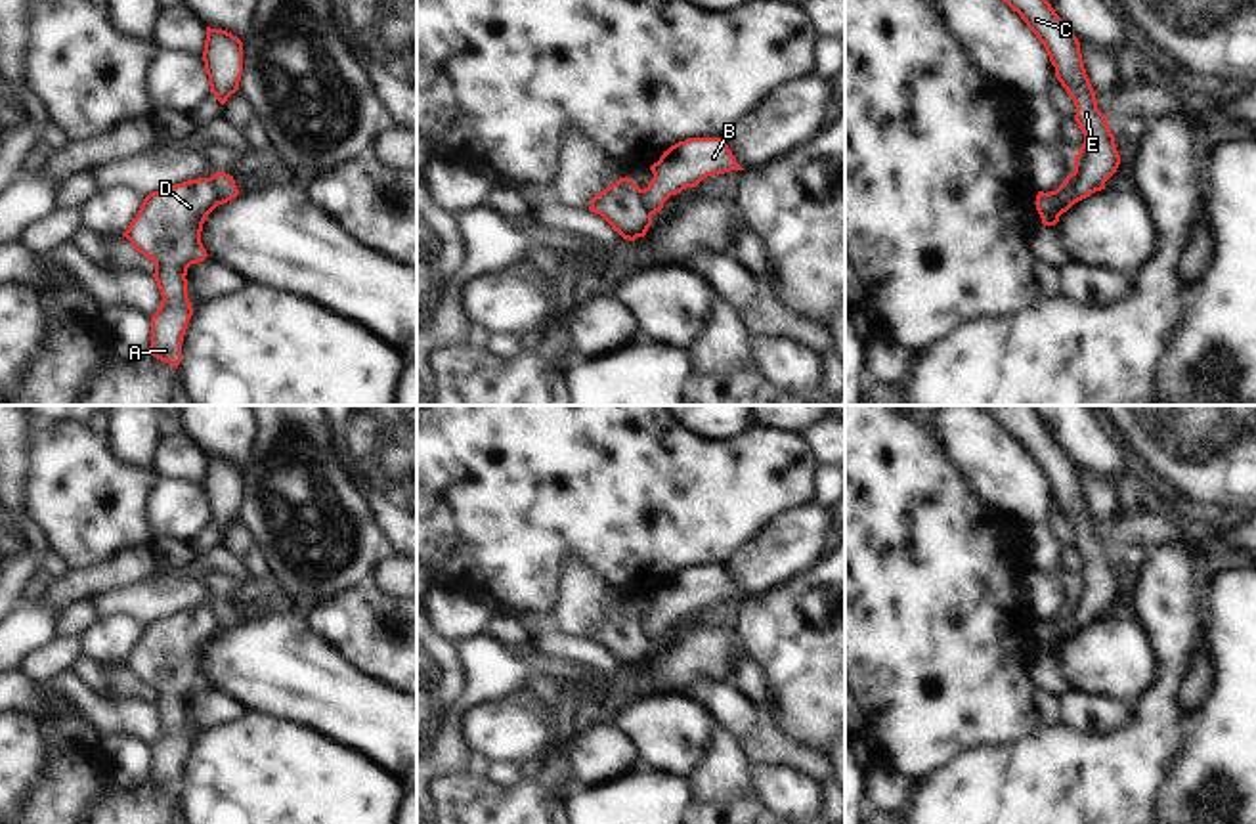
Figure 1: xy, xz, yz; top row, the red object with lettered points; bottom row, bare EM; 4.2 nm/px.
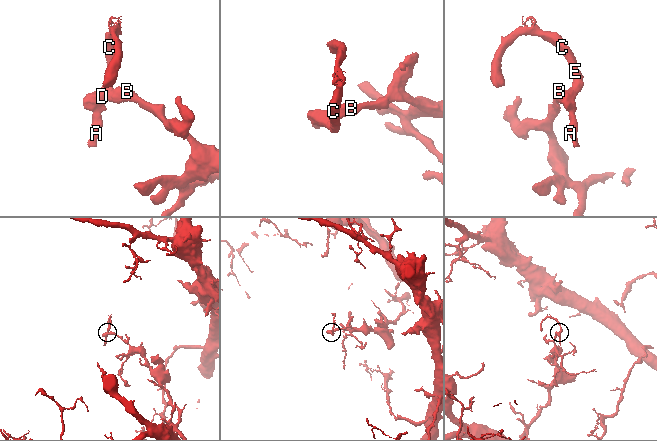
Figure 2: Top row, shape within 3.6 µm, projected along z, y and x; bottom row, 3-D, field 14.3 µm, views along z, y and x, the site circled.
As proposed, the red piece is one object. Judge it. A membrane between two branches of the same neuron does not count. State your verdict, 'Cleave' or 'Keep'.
Cleave.

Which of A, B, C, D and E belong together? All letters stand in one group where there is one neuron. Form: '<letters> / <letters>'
A C D E / B

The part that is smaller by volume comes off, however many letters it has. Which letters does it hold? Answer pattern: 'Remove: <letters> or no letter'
Remove: A, C, D, E

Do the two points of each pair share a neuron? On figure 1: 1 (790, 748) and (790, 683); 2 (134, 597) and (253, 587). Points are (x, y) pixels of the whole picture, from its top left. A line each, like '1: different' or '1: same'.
1: different
2: same

